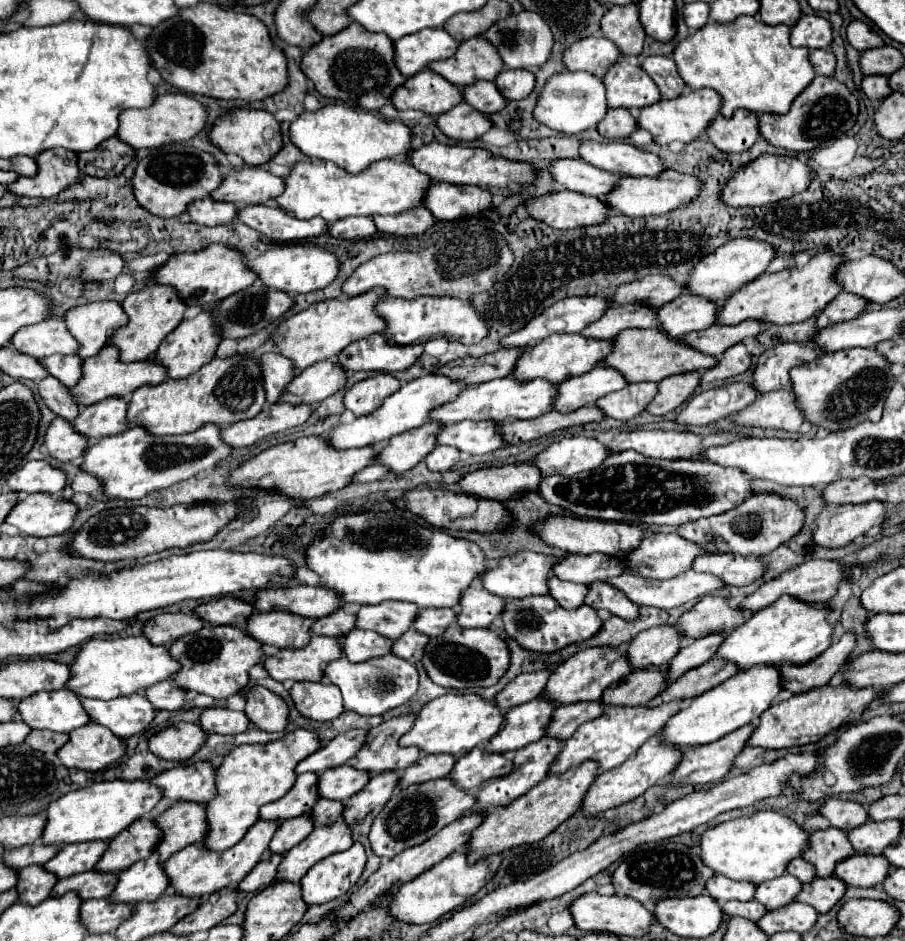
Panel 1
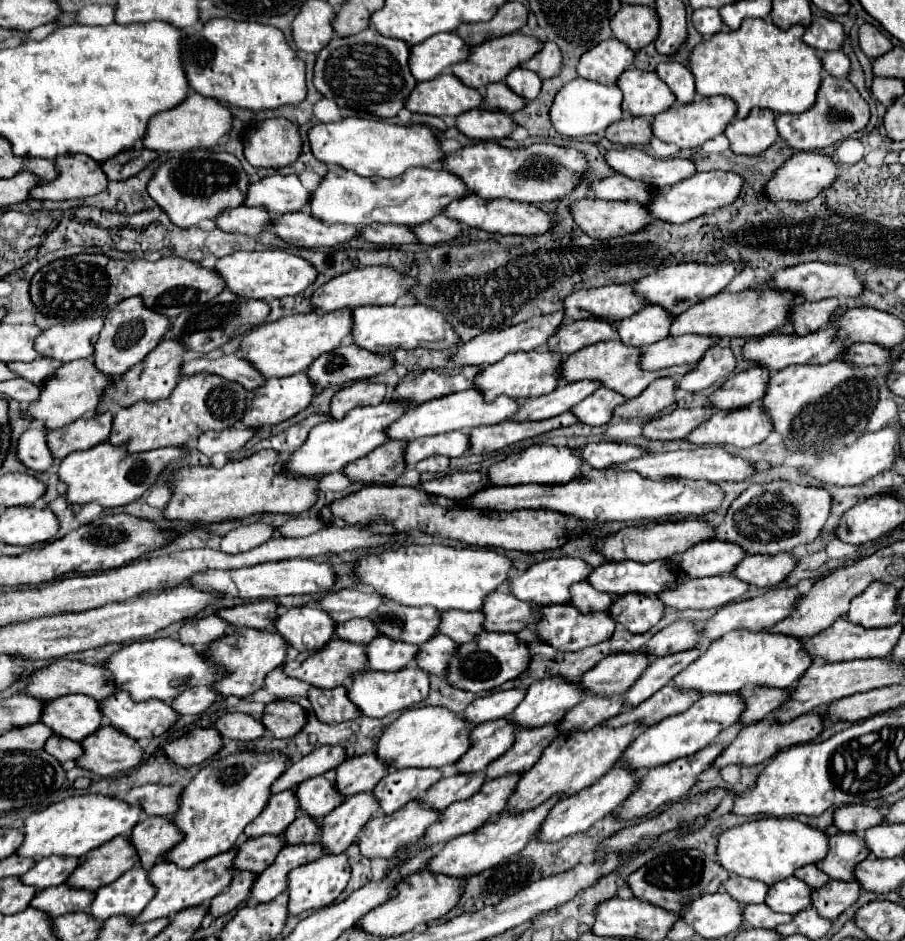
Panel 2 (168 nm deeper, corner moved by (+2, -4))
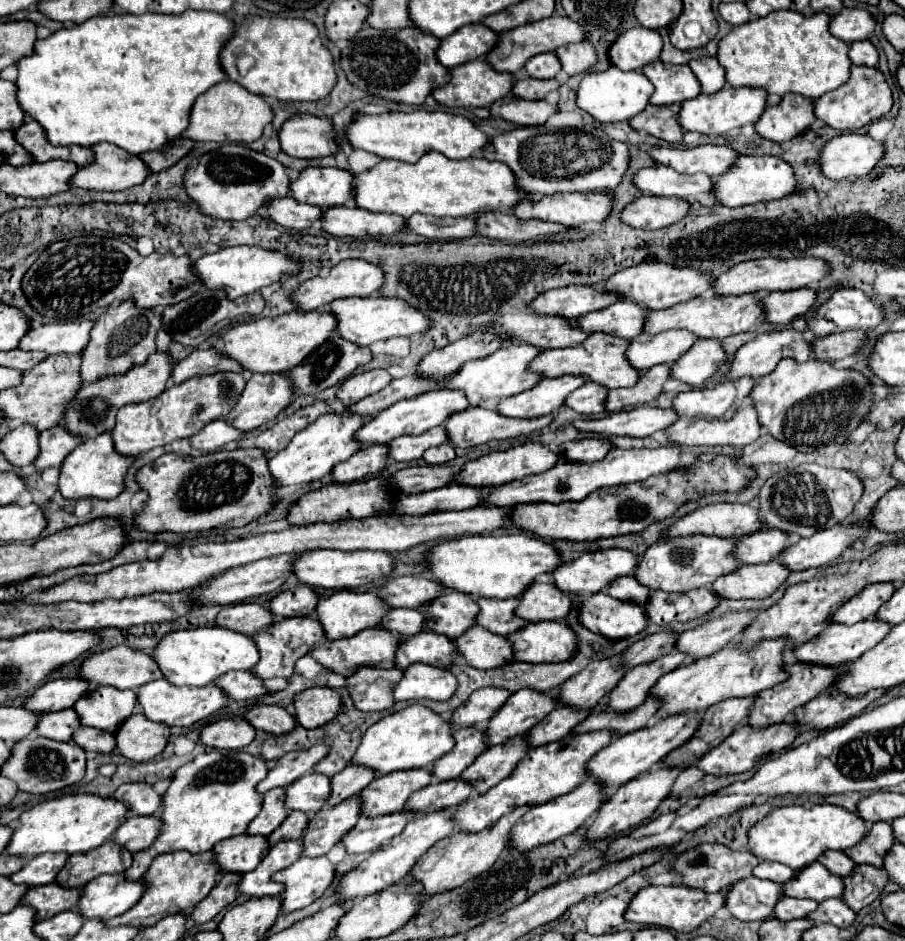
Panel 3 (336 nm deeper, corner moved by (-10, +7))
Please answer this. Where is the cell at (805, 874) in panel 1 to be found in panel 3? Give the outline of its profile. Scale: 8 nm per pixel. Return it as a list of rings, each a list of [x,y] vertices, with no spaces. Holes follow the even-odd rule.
[[[823,853],[823,857],[819,857],[819,863],[831,869],[831,873],[839,877],[849,875],[855,867],[855,863],[845,853]]]

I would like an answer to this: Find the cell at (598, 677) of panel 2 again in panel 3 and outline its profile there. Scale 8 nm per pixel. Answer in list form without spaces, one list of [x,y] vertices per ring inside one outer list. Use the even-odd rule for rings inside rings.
[[[617,657],[595,659],[559,687],[559,703],[583,709],[595,707],[615,689],[623,673],[625,669]]]

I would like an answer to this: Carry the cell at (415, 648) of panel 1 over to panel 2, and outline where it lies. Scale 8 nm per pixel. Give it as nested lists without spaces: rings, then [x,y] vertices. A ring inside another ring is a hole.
[[[439,634],[421,646],[421,652],[417,654],[415,662],[425,672],[445,676],[447,674],[447,660],[451,660],[451,656],[455,656],[455,650],[459,650],[459,644],[455,644],[449,636]]]

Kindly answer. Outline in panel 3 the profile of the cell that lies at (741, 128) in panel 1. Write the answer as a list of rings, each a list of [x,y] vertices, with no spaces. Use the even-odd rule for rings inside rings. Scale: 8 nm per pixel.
[[[787,93],[779,105],[767,107],[759,121],[755,123],[755,131],[769,141],[783,143],[815,123],[813,99],[799,97],[795,93]]]

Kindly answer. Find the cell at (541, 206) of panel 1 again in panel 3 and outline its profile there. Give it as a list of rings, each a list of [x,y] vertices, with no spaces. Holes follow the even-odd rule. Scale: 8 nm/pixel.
[[[641,195],[621,211],[621,221],[637,229],[661,229],[681,221],[689,211],[689,203],[677,197]]]

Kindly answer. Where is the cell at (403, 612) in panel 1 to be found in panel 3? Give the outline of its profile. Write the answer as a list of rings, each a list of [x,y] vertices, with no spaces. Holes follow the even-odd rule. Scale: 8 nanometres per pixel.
[[[447,591],[445,595],[419,605],[417,611],[425,615],[425,621],[431,631],[443,633],[453,639],[475,625],[475,613],[479,609],[471,595]]]

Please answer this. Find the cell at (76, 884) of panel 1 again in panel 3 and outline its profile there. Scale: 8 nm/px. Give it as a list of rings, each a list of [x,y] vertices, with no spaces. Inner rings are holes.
[[[57,881],[41,887],[31,887],[21,903],[37,909],[37,919],[49,919],[61,911],[75,911],[81,899],[81,889],[61,887]]]

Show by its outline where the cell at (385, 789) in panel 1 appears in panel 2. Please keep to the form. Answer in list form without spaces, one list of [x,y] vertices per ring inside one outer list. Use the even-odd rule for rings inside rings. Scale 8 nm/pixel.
[[[355,794],[339,804],[333,812],[319,820],[321,836],[319,844],[327,854],[341,854],[355,842],[359,830],[379,812],[379,804],[373,794]]]

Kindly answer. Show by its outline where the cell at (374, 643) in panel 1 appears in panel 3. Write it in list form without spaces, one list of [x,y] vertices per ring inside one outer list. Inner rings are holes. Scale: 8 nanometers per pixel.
[[[421,631],[417,635],[401,637],[395,653],[395,665],[399,669],[407,669],[407,665],[411,663],[449,667],[455,655],[455,645],[451,645],[449,637],[433,631]]]

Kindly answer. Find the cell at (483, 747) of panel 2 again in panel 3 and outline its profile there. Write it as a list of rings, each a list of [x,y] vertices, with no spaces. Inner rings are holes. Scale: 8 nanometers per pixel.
[[[461,727],[455,731],[455,749],[447,753],[447,757],[441,757],[435,761],[431,773],[439,781],[447,779],[457,779],[463,769],[467,769],[483,751],[487,743],[487,731],[477,729],[477,727]]]

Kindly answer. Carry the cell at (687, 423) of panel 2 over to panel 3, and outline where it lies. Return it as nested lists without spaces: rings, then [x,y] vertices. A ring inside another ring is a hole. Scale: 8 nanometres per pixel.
[[[637,407],[631,411],[621,411],[607,415],[597,421],[573,421],[575,427],[583,431],[595,431],[605,435],[629,435],[629,437],[649,437],[659,429],[667,429],[677,421],[675,409],[659,409],[659,407]]]

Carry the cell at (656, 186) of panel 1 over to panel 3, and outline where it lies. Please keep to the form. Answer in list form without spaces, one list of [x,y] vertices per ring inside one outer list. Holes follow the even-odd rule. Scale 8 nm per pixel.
[[[739,155],[729,171],[719,175],[717,181],[711,185],[711,193],[715,195],[717,203],[723,207],[739,207],[749,205],[757,201],[769,201],[779,199],[789,193],[793,193],[797,187],[797,181],[793,177],[793,169],[779,161],[779,157],[743,157]]]

